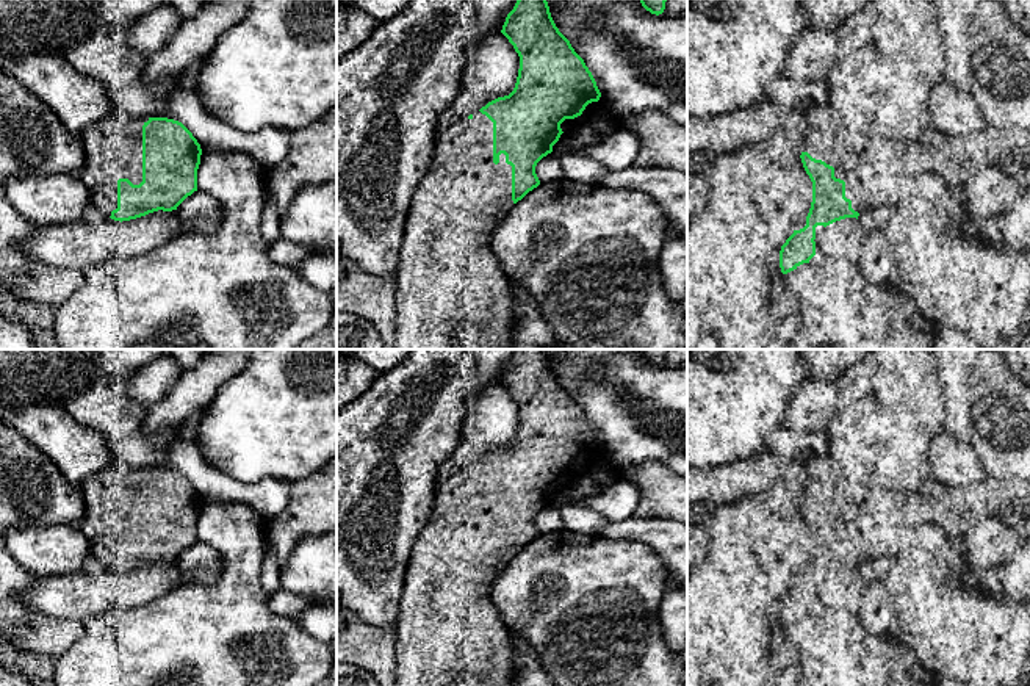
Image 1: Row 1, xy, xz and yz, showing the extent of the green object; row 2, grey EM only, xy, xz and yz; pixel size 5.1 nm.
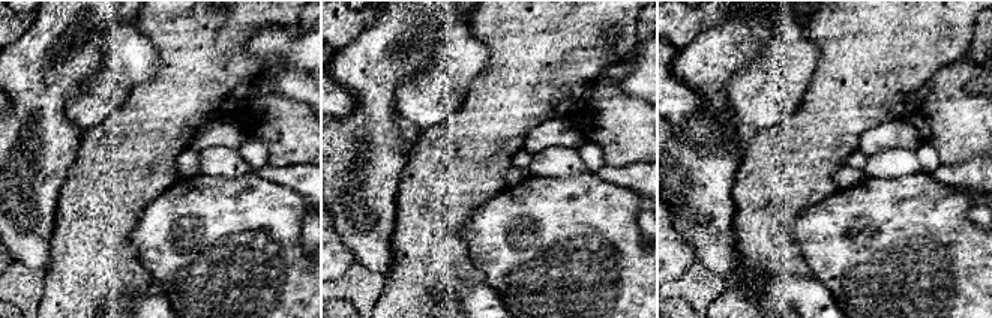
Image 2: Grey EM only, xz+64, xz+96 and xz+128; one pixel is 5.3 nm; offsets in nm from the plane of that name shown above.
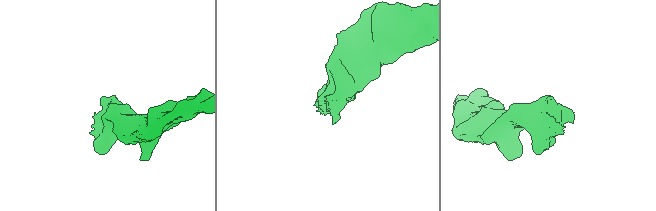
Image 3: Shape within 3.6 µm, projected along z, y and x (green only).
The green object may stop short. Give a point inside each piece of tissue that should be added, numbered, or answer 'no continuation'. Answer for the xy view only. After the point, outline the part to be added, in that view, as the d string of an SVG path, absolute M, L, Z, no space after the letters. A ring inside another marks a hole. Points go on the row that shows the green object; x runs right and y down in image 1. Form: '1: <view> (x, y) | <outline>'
1: xy (113, 144) | M111 108L80 133L85 164L78 177L89 190L94 211L110 218L117 208L117 180L142 182L142 125L149 117L133 117Z

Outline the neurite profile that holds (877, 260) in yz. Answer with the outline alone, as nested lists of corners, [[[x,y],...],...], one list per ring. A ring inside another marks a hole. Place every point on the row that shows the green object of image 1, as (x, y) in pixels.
[[[872,229],[866,233],[856,265],[870,283],[894,283],[895,254],[883,230]]]

